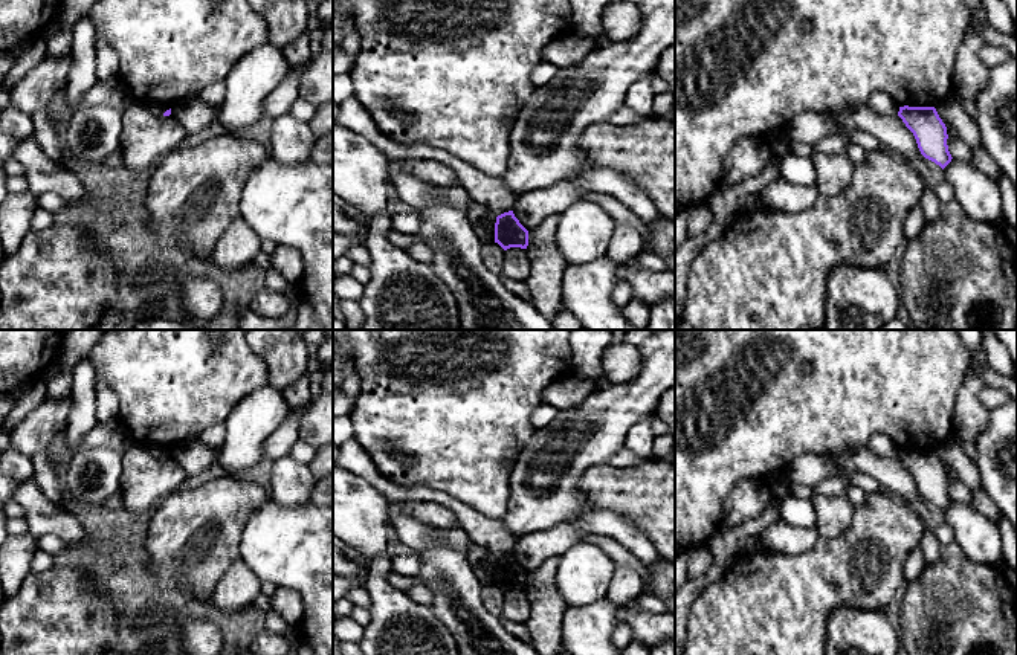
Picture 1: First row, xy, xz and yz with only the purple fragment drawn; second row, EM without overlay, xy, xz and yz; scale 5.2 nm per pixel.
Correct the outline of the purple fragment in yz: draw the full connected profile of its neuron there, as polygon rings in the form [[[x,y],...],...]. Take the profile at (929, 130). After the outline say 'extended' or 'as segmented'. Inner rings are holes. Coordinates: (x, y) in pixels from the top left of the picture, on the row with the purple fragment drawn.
[[[899,107],[898,116],[913,133],[921,154],[942,169],[951,162],[947,127],[935,107]]]; as segmented

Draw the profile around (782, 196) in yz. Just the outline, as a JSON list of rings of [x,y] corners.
[[[774,180],[756,194],[760,206],[799,214],[809,209],[820,192],[815,185],[802,186],[786,180]]]

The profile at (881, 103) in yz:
[[[884,92],[873,93],[867,105],[884,116],[896,116],[899,111],[899,105]]]

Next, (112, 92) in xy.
[[[119,76],[98,79],[79,99],[78,108],[110,105],[124,111],[133,102],[130,89]]]

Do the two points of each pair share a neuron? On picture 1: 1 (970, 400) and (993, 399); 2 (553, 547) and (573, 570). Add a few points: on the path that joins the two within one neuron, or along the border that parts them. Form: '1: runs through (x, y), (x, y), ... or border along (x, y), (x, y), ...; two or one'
1: border along (982, 387), (978, 399), (988, 409); two
2: border along (584, 539), (559, 554); two

